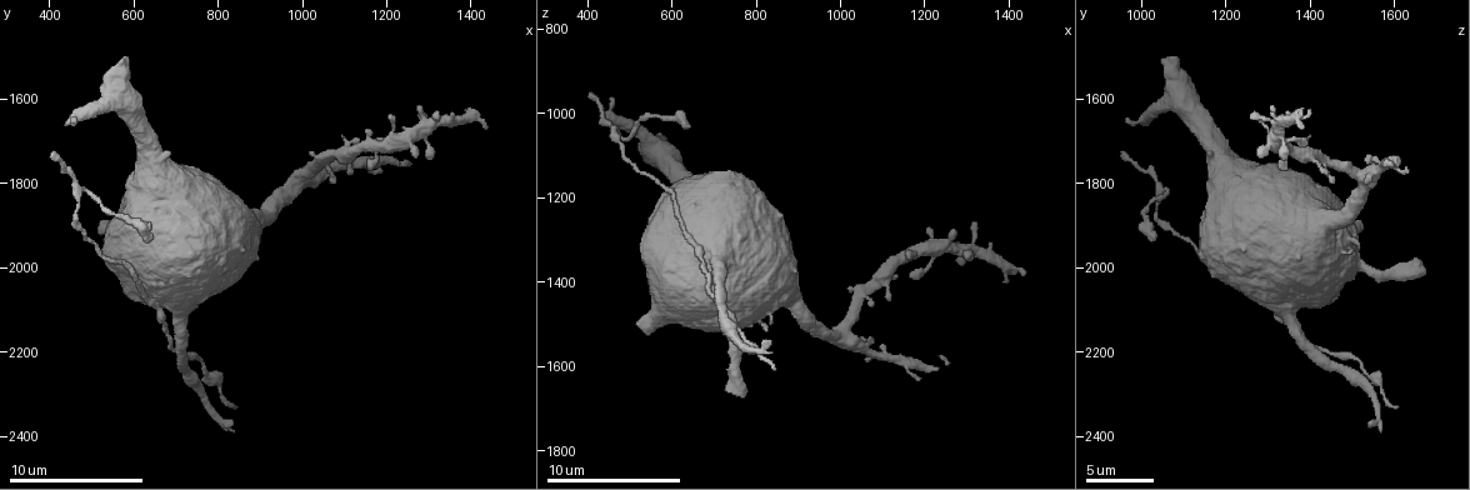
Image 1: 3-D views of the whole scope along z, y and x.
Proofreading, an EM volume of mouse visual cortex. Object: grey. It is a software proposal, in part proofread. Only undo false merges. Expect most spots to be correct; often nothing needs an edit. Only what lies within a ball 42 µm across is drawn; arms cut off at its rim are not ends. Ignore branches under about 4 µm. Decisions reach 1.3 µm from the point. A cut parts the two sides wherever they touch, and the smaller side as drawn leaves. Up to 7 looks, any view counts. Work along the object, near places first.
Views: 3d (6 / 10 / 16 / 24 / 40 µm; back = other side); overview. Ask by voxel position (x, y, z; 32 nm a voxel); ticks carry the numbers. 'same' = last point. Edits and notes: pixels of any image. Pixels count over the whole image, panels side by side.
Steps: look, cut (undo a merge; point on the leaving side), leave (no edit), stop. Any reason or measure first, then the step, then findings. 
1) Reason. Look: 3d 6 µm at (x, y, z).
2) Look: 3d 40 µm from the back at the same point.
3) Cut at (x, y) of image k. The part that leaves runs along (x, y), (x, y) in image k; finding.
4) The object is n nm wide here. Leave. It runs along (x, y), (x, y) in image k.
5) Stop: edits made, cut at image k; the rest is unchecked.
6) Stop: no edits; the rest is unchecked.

Sudden change in width. Look: 3d 10 µm at (585, 1880, 1015).

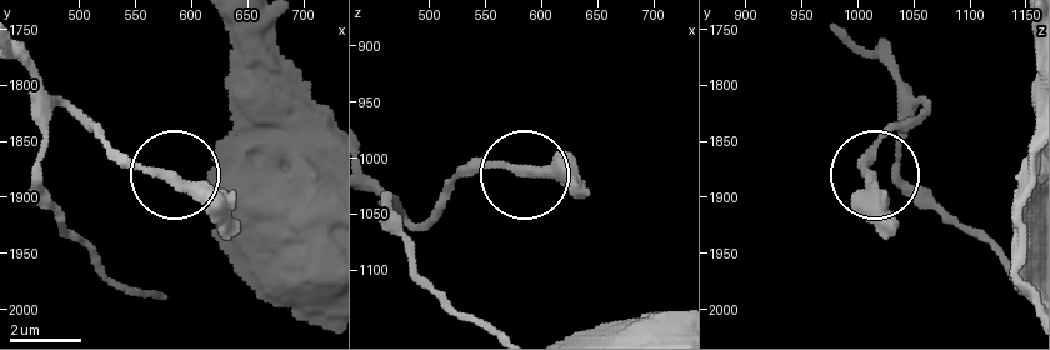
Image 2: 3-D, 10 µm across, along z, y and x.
Look: 3d 6 µm at (584, 1884, 1010).

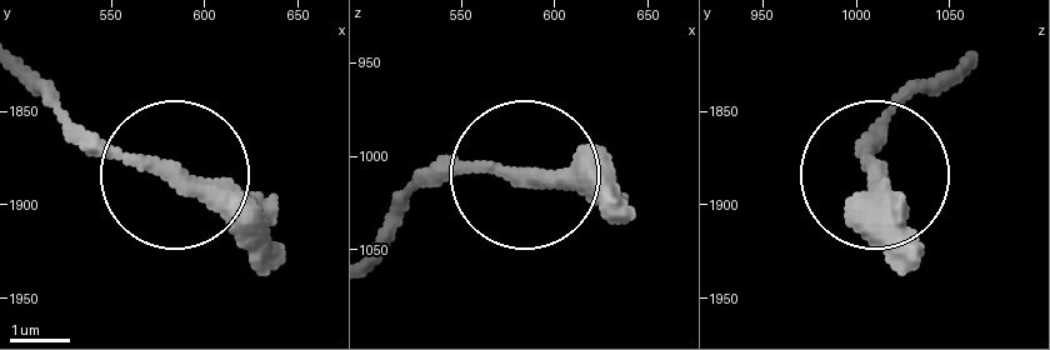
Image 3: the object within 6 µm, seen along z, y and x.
Leave. It runs along (378, 234), (413, 194), (473, 175), (576, 175), (616, 199) in image 3; continuous, no second neuron.

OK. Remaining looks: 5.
Calibre changes. Look: 3d 10 µm at (480, 1925, 1080).

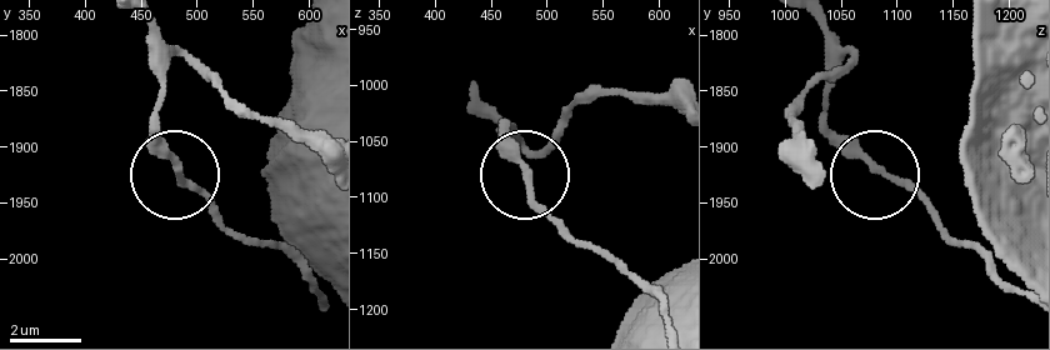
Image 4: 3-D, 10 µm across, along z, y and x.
Leave. One neuron here.

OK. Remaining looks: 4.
Thin neck. Look: 3d 10 µm at (1270, 1690, 1325).

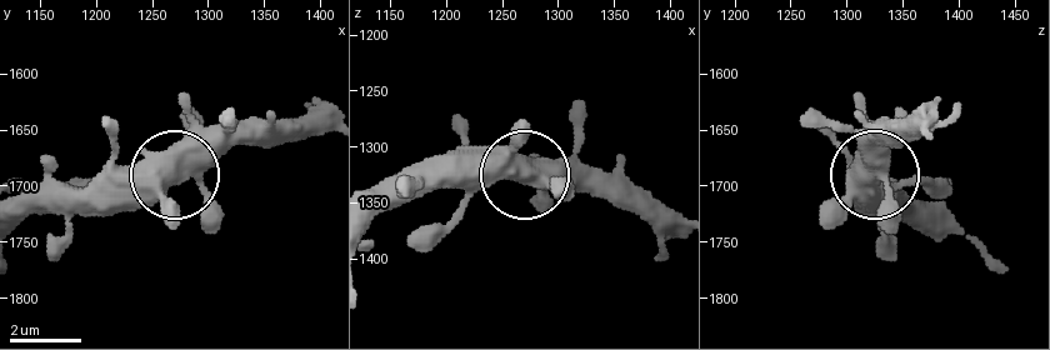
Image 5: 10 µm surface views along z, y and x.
Leave. It runs along (370, 225), (441, 189), (478, 189), (531, 171), (591, 171) in image 5; continuous, no second neuron.

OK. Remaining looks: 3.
Stop: no edits; the rest is unchecked.

